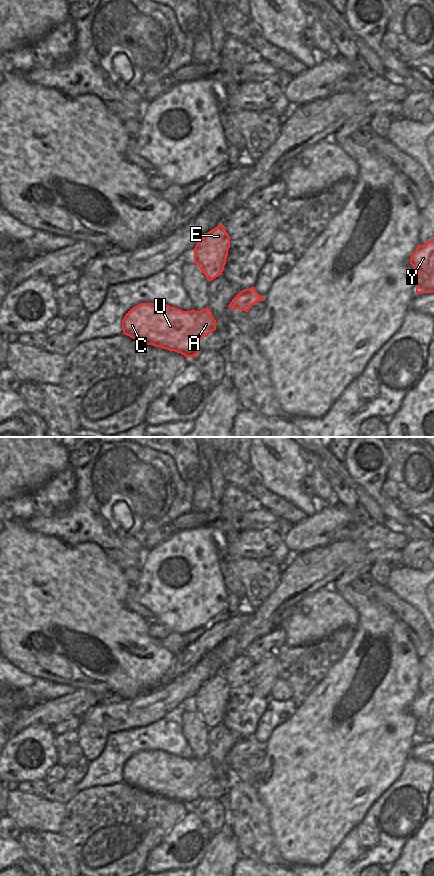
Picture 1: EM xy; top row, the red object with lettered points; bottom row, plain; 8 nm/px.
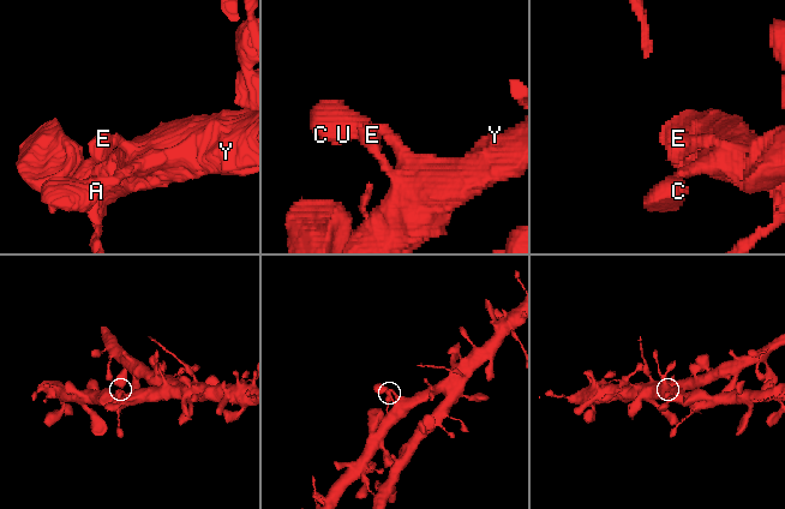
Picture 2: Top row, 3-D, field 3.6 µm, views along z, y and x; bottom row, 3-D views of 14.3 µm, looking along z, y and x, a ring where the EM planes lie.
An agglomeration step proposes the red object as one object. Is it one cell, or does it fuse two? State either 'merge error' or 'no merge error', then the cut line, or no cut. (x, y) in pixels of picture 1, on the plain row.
no merge error | no cut

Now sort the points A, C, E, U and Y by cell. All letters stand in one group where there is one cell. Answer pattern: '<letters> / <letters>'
A C E U Y

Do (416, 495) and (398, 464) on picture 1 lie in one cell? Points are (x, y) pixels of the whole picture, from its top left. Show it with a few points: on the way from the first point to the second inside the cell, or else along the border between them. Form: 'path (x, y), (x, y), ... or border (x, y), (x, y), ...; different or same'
path (416, 487), (403, 472); same

